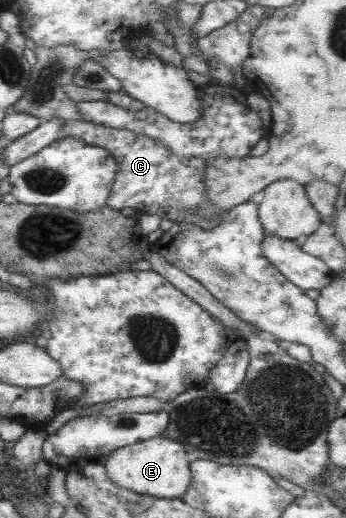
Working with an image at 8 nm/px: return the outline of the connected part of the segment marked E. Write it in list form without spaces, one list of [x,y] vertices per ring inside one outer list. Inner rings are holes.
[[[162,435],[115,449],[101,462],[110,483],[138,495],[164,500],[176,499],[186,491],[190,481],[190,461],[186,457],[186,450],[178,442]]]

